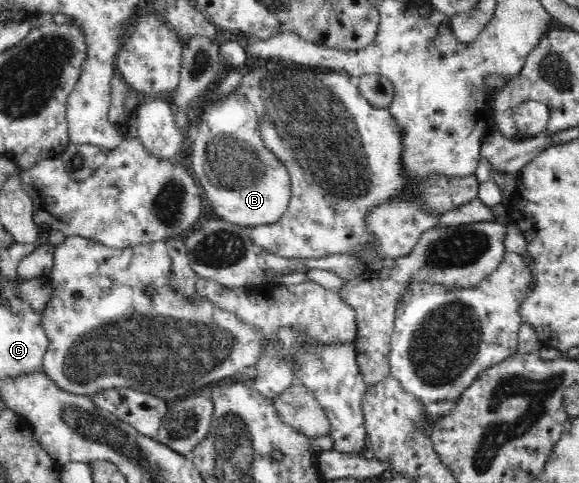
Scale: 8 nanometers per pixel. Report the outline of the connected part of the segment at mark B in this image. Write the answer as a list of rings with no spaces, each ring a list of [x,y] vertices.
[[[233,92],[208,107],[197,125],[191,168],[207,195],[209,215],[249,228],[281,220],[292,194],[290,174],[265,146],[255,107],[242,94]]]

